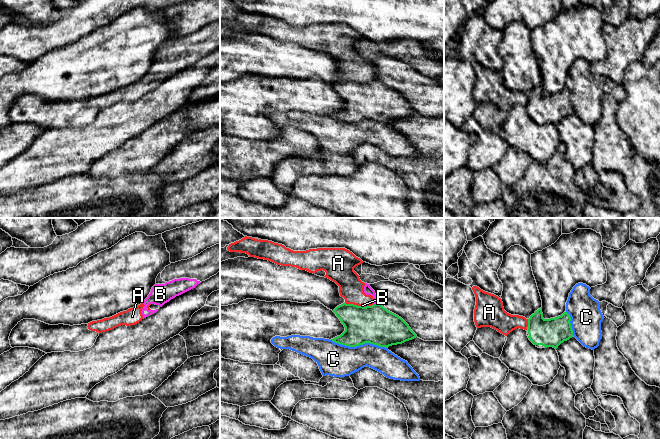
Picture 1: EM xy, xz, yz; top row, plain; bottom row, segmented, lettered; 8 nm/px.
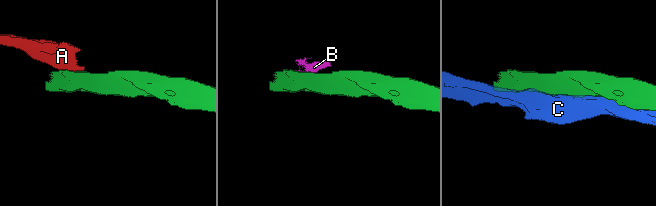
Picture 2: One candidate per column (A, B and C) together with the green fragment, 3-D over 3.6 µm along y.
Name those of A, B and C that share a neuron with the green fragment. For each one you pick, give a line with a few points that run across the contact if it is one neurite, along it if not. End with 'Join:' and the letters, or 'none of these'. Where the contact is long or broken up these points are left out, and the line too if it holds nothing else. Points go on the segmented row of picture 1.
Join: none of these

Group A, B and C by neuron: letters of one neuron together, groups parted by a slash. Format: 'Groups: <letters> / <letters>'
Groups: A B / C

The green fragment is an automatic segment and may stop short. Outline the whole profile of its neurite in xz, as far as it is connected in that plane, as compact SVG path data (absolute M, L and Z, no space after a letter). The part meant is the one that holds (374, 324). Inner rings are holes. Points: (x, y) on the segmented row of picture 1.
M343 303L333 312L344 325L345 331L331 340L341 345L356 347L370 343L387 348L417 337L401 317L381 304L363 307Z

